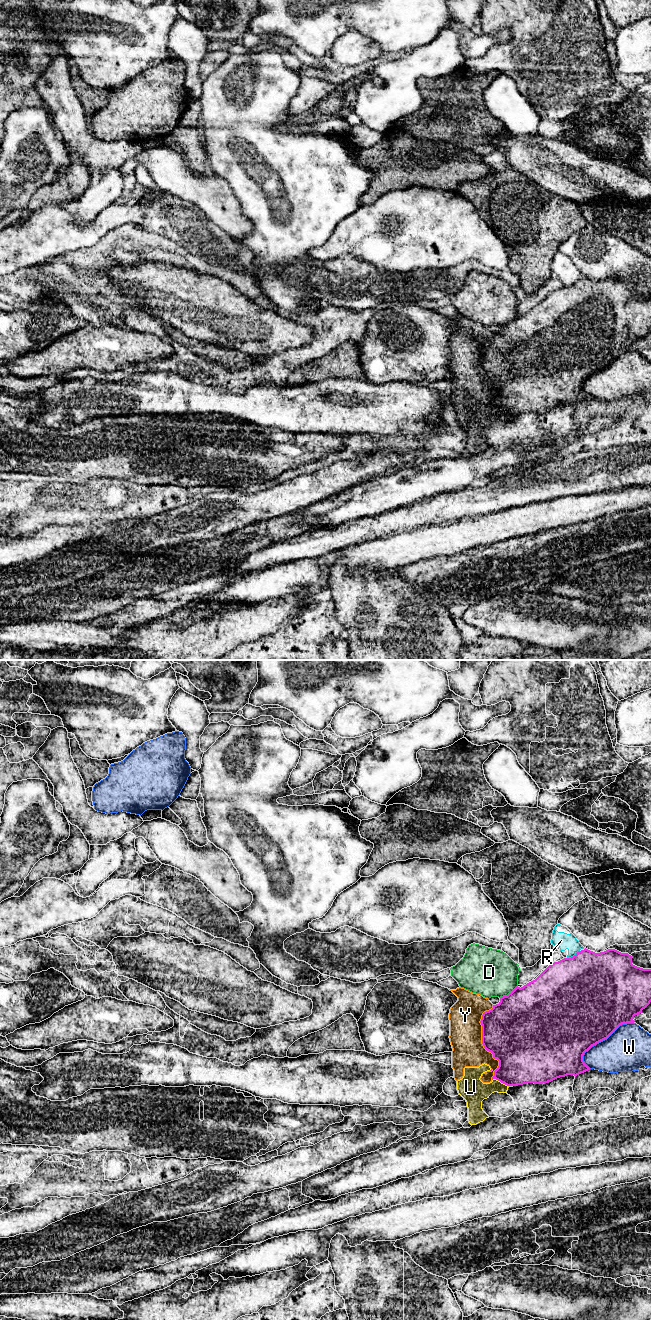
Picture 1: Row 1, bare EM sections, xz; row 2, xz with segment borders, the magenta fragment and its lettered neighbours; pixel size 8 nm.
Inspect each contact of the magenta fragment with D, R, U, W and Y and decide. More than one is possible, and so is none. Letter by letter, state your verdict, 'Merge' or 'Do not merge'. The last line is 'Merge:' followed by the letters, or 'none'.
D: Do not merge
R: Do not merge
U: Do not merge
W: Do not merge
Y: Do not merge
Merge: none

